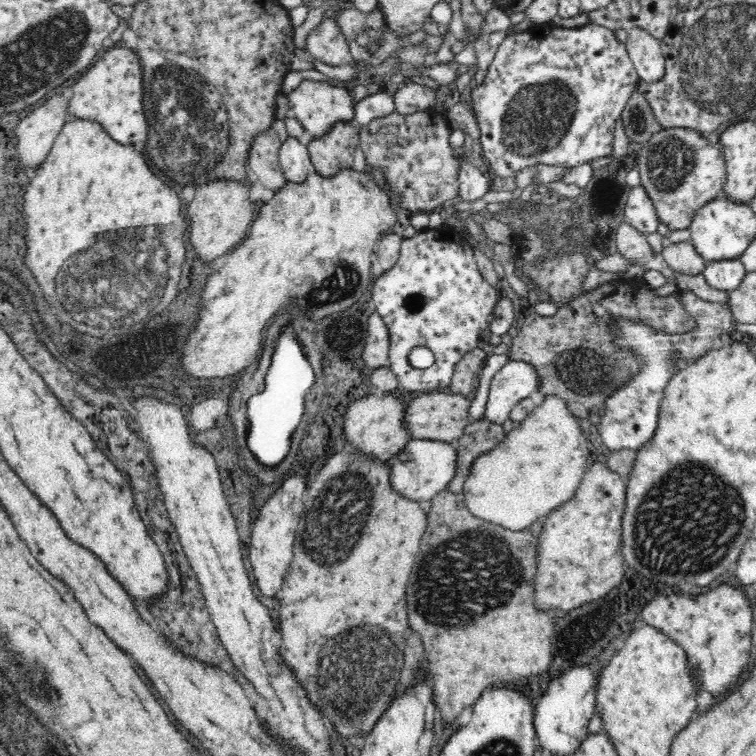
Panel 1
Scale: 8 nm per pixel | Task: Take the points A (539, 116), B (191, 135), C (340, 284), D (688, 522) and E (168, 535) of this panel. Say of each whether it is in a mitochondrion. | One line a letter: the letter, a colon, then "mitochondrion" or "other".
A: mitochondrion
B: mitochondrion
C: mitochondrion
D: mitochondrion
E: other

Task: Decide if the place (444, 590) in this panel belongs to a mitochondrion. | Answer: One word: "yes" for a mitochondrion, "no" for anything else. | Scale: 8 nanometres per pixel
yes

